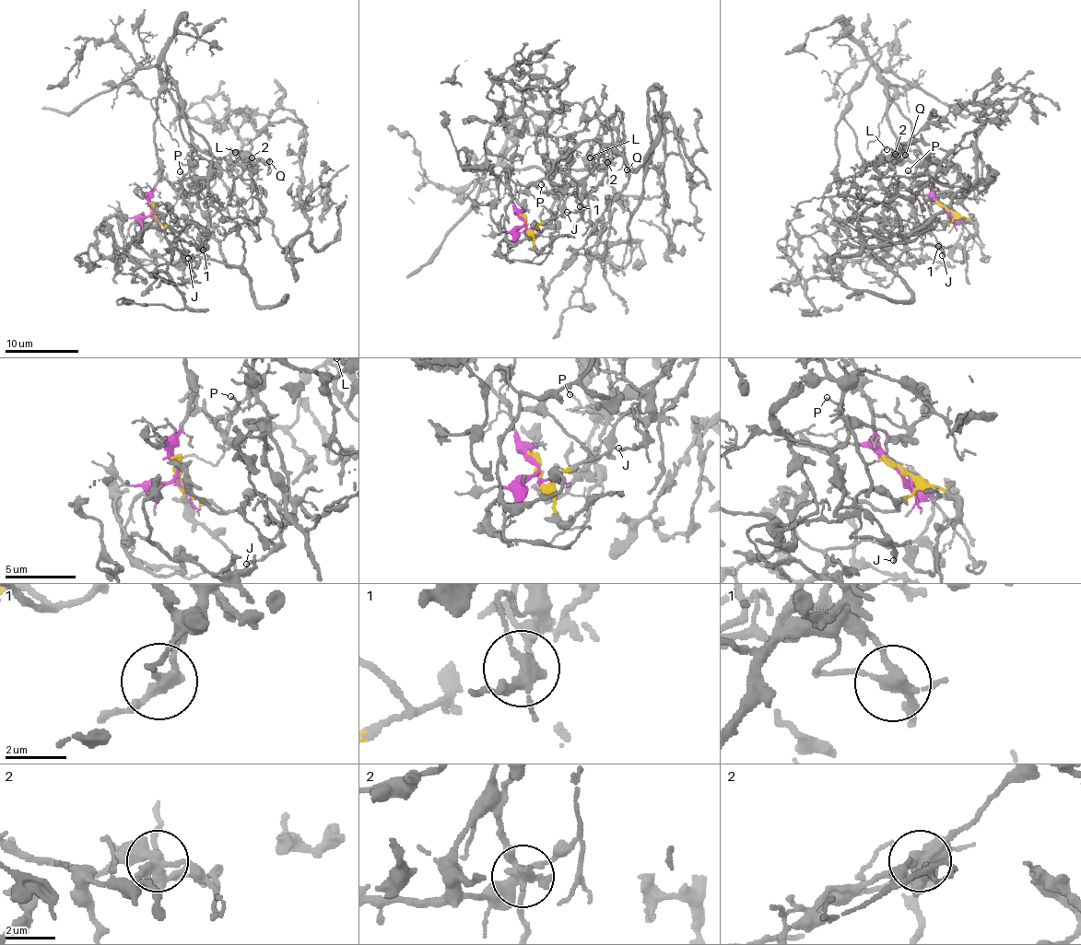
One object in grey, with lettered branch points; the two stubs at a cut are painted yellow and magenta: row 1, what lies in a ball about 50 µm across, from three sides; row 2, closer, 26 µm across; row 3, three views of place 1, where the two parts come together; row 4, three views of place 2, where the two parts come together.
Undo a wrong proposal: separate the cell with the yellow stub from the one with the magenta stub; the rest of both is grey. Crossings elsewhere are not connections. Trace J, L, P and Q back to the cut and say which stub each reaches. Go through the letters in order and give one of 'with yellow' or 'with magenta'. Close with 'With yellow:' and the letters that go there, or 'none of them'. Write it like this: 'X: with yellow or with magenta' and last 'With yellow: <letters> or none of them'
J: with yellow
L: with magenta
P: with magenta
Q: with magenta
With yellow: J

